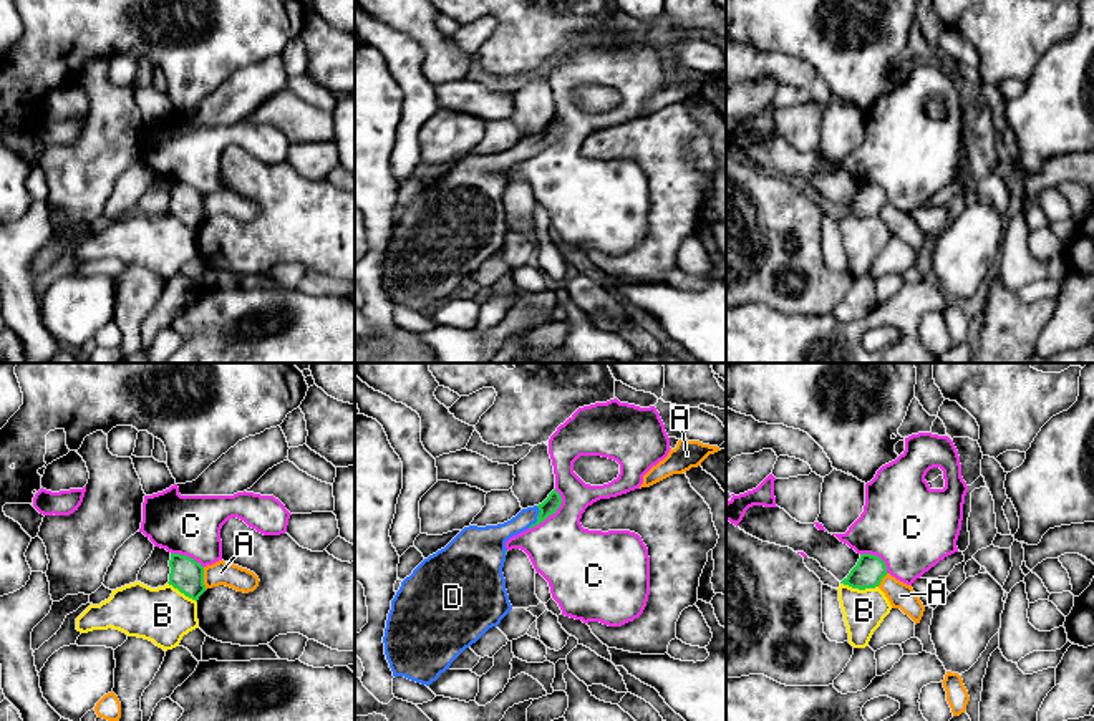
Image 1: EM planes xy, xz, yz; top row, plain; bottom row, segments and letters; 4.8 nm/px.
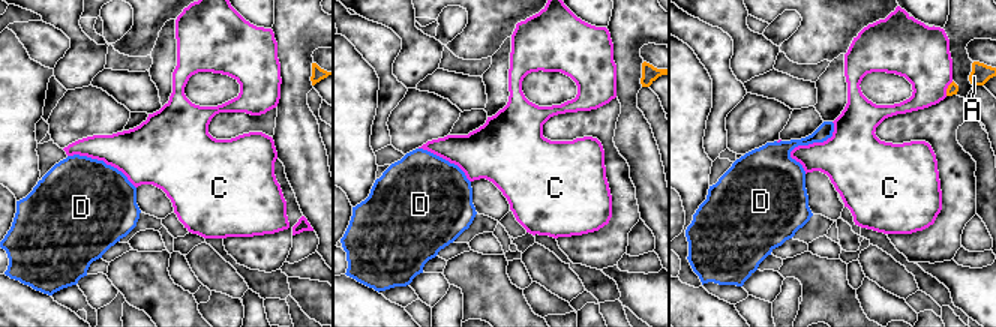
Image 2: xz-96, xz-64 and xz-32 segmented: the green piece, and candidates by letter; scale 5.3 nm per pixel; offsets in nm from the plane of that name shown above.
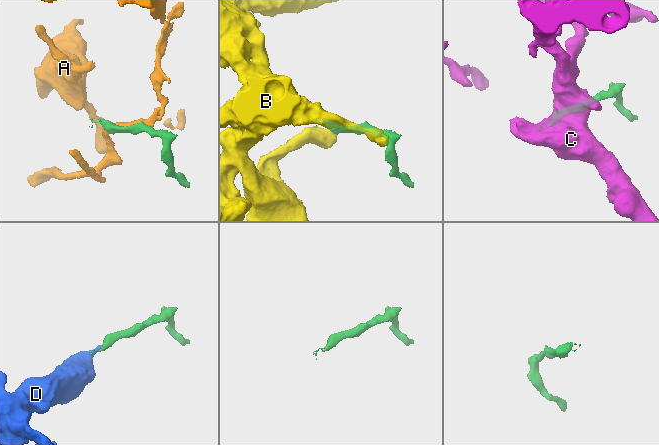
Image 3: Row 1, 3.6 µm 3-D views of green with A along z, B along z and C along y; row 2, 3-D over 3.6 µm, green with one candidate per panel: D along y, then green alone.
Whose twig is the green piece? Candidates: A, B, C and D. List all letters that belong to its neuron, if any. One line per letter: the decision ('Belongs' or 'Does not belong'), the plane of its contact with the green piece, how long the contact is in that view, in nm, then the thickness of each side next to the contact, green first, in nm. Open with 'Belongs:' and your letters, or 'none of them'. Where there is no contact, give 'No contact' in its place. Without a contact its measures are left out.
Belongs: D
A: Does not belong. Touches green in xy. Shared border 110 nm. Thickness 160 nm (green) against 120 nm
B: Does not belong. Touches green in yz. Shared border 190 nm. Thickness 140 nm (green) against 200 nm
C: Does not belong. Touches green in xz. Shared border 240 nm. Thickness 80 nm (green) against 320 nm
D: Belongs. Touches green in xz. Shared border 120 nm. Thickness 80 nm (green) against 140 nm

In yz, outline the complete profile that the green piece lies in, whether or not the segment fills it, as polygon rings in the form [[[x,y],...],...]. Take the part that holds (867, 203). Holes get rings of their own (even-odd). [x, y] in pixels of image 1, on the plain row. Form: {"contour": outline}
{"contour": [[[862,182],[857,194],[840,212],[859,219],[875,217],[887,202],[887,194],[880,186]]]}

